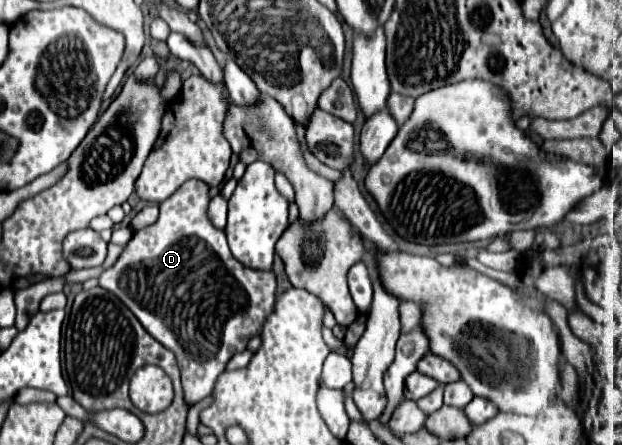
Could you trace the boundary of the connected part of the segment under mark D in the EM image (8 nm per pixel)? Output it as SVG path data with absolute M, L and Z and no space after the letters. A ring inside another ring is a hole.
M191 179L191 181L187 181L185 185L181 185L181 189L177 189L167 201L161 203L161 213L159 213L157 223L153 223L153 225L147 227L147 229L137 231L137 233L131 237L131 241L127 243L123 255L117 259L117 263L115 263L113 267L105 269L105 271L99 275L99 287L103 287L103 289L111 291L113 295L117 295L117 297L133 311L133 315L141 321L141 325L145 327L145 331L147 331L151 337L155 337L161 345L165 345L169 351L175 353L177 363L179 363L179 369L181 369L183 393L185 393L189 405L195 405L195 403L203 401L203 399L207 397L207 393L213 391L213 385L215 385L217 377L225 371L227 361L229 361L235 353L243 351L243 349L247 347L247 341L249 341L251 337L255 337L257 333L261 333L261 327L263 327L265 317L273 311L275 287L277 287L277 285L275 285L275 275L273 275L273 271L257 271L257 269L243 267L243 265L231 255L231 251L229 251L229 247L227 247L225 231L223 231L223 229L217 229L215 225L211 225L211 221L209 221L209 217L207 217L207 205L209 205L209 201L211 201L211 197L209 197L209 187L207 187L203 181Z

